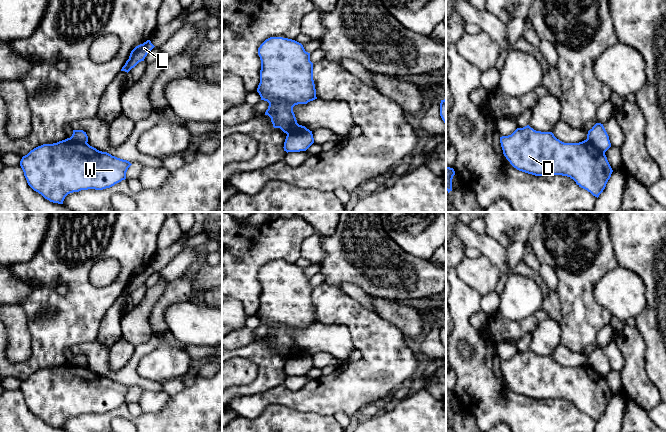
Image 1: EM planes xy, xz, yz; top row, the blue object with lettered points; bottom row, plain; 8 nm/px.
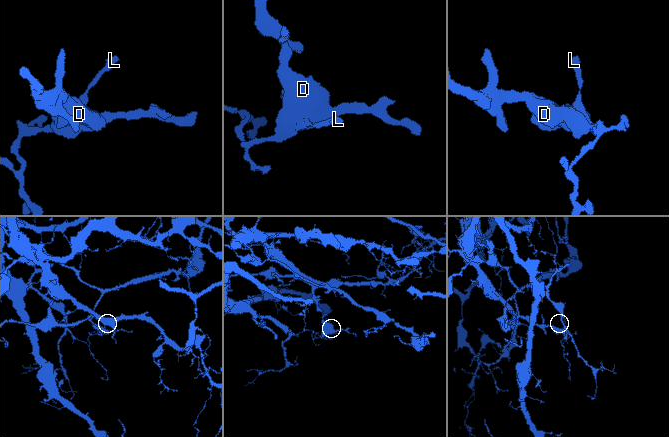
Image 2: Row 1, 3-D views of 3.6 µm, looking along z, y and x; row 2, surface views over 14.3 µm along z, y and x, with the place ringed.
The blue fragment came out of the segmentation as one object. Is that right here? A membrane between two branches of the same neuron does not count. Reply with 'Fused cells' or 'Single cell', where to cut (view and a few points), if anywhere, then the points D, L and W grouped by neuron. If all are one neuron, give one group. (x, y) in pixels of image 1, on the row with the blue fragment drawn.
Fused cells. Split along xz (306, 128), (287, 135). Groups: D W / L

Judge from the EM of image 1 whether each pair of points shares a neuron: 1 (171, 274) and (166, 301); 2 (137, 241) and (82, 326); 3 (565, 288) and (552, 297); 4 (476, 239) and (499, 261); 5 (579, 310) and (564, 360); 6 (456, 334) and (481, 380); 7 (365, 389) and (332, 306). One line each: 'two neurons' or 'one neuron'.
1: two neurons
2: one neuron
3: two neurons
4: one neuron
5: two neurons
6: one neuron
7: one neuron

